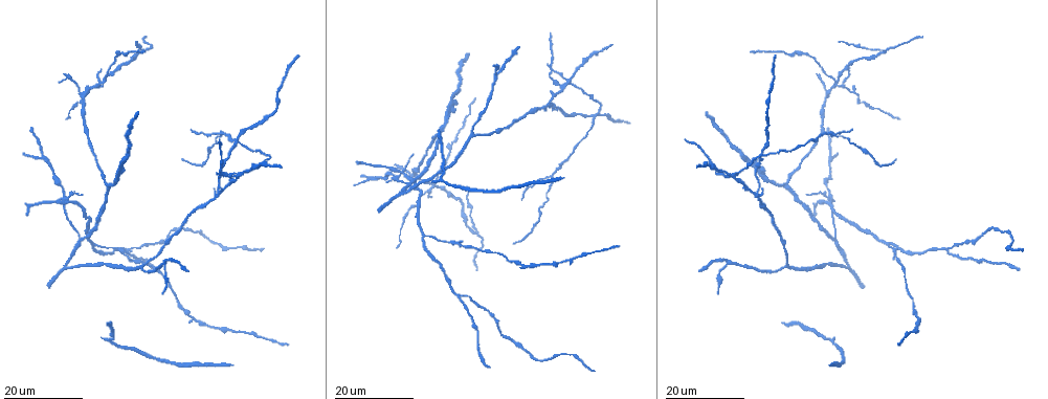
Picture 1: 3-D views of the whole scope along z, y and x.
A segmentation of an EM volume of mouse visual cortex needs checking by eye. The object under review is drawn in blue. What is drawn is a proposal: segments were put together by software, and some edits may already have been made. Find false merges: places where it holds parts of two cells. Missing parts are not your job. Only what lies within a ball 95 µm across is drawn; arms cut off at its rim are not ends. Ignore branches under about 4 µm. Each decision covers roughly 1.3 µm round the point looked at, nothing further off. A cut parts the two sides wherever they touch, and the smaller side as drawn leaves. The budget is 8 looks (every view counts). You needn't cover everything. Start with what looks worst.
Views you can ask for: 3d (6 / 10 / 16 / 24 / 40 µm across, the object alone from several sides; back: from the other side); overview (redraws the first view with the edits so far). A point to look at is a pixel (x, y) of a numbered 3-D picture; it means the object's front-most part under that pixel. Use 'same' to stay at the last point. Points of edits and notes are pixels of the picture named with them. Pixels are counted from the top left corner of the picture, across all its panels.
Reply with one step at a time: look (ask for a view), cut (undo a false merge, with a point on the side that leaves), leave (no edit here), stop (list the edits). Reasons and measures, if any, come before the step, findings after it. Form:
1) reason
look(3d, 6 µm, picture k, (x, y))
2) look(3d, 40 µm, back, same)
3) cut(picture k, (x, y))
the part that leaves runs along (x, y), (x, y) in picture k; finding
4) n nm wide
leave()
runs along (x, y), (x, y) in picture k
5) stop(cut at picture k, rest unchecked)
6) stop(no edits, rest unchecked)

three arms meet
look(3d, 24 µm, picture 1, (882, 51))

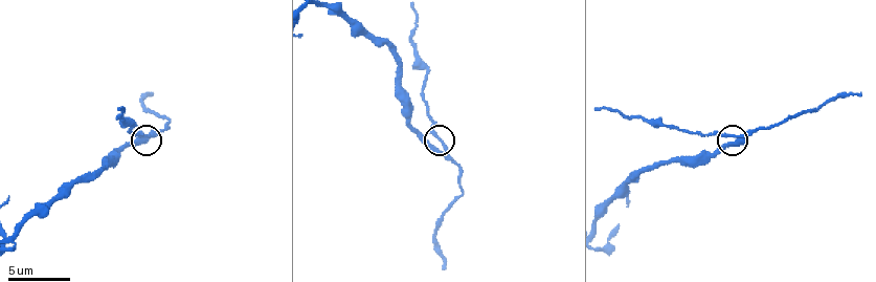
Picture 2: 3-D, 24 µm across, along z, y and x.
look(3d, 6 µm, picture 2, (151, 134))

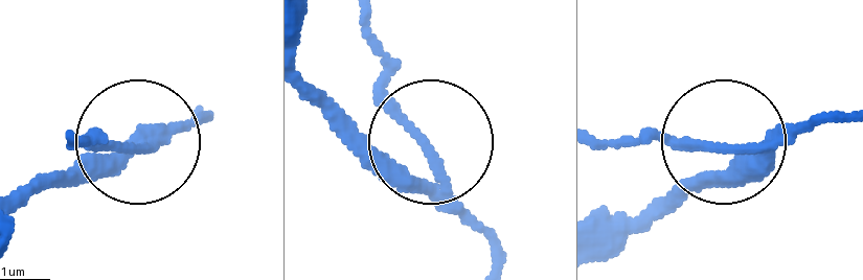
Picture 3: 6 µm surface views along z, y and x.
200 nm wide
leave()
one cell here

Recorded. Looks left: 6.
small branch off a trunk
look(3d, 24 µm, picture 1, (103, 85))

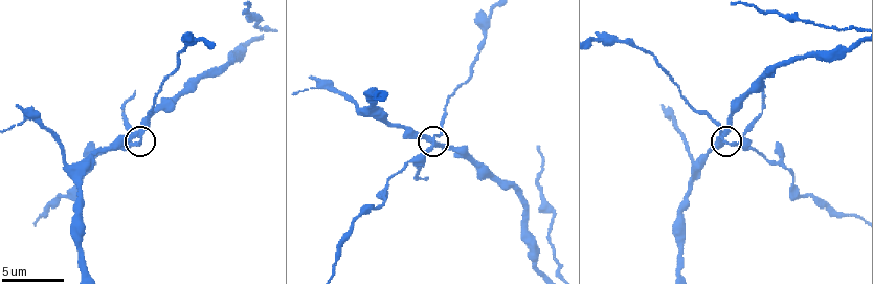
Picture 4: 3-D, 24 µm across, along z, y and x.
look(3d, 6 µm, picture 4, (140, 140))

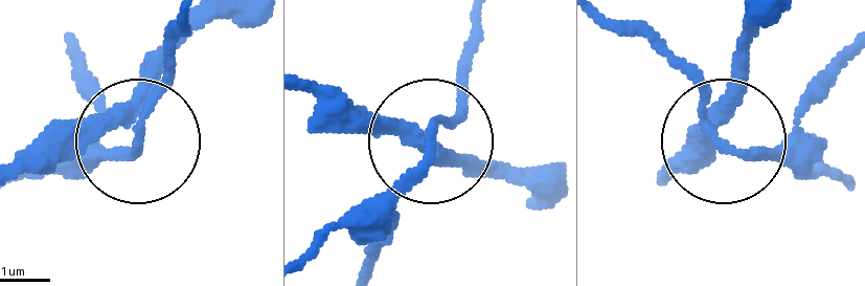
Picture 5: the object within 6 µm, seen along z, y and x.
look(3d, 6 µm, back, picture 5, (715, 132))

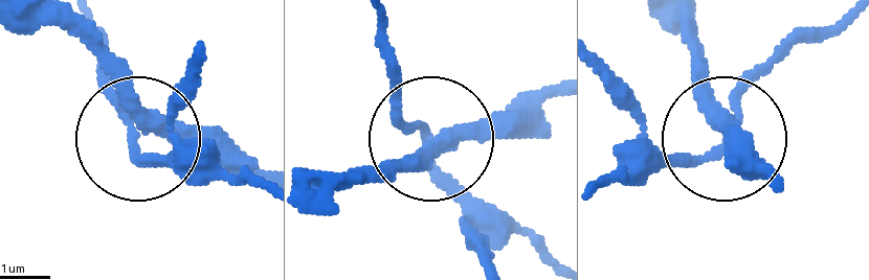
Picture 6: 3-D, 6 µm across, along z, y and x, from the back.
4 arms
leave()
one cell here

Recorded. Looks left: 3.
look(3d, 16 µm, picture 1, (42, 159))

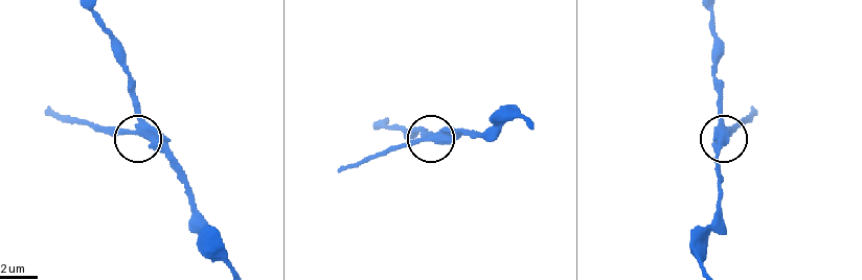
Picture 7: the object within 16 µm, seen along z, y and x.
closer look
look(3d, 6 µm, picture 7, (722, 126))

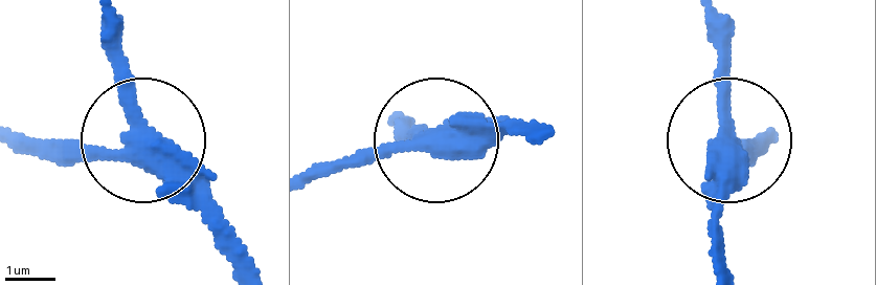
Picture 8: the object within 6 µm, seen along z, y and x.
3 arms
leave()
runs along (546, 129), (454, 129), (321, 166) in picture 8; all the same cell

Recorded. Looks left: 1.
look(3d, 10 µm, picture 4, (73, 166))

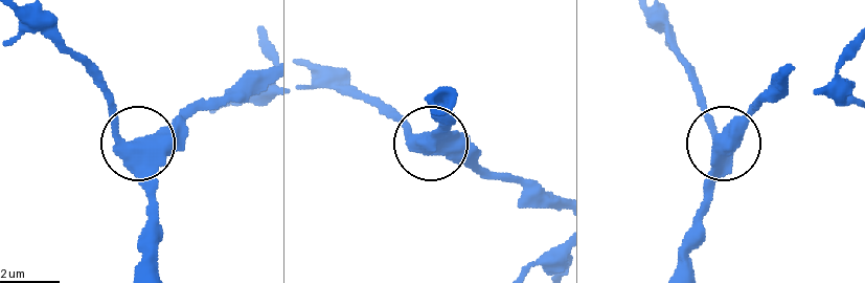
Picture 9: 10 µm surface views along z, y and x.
leave()
runs along (156, 268), (153, 155), (120, 133), (108, 95), (90, 75) in picture 9; all the same cell

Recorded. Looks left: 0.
stop(no edits, rest unchecked)

